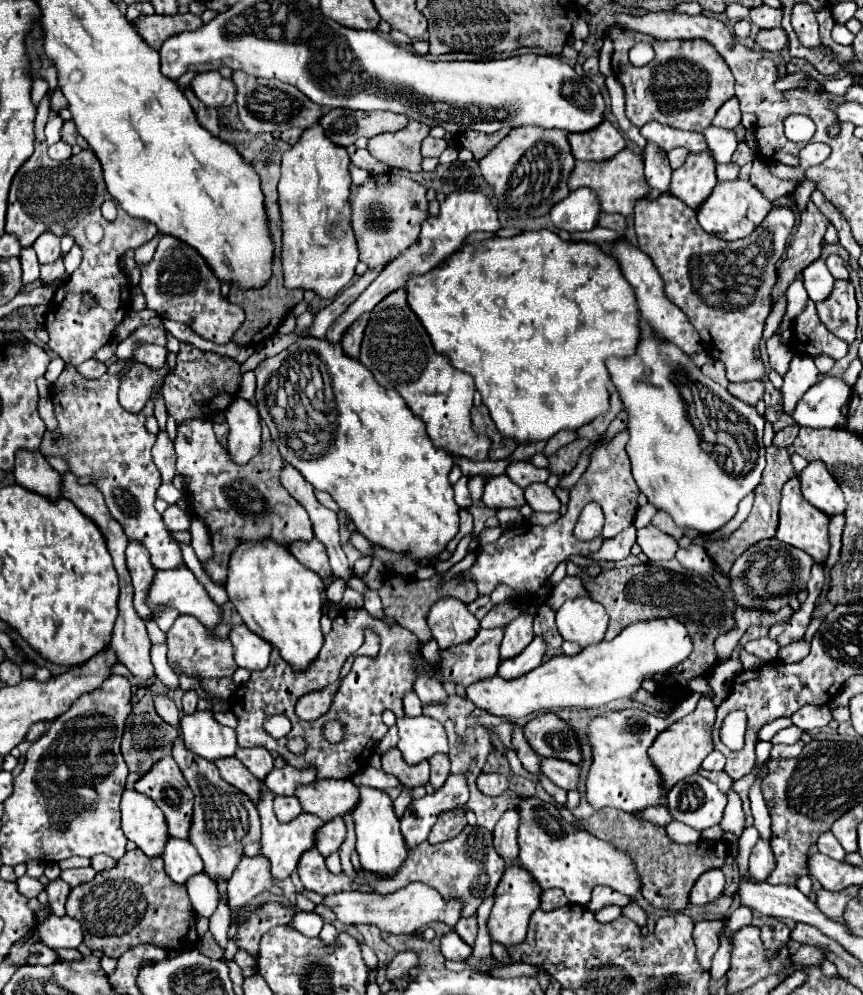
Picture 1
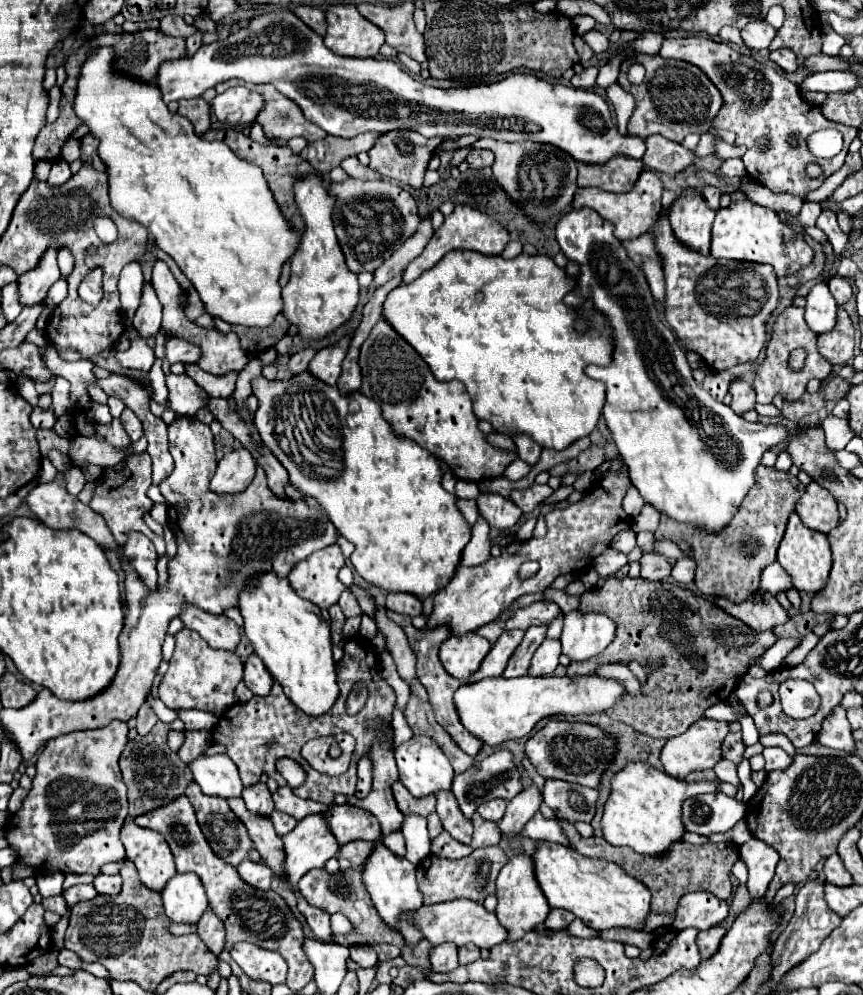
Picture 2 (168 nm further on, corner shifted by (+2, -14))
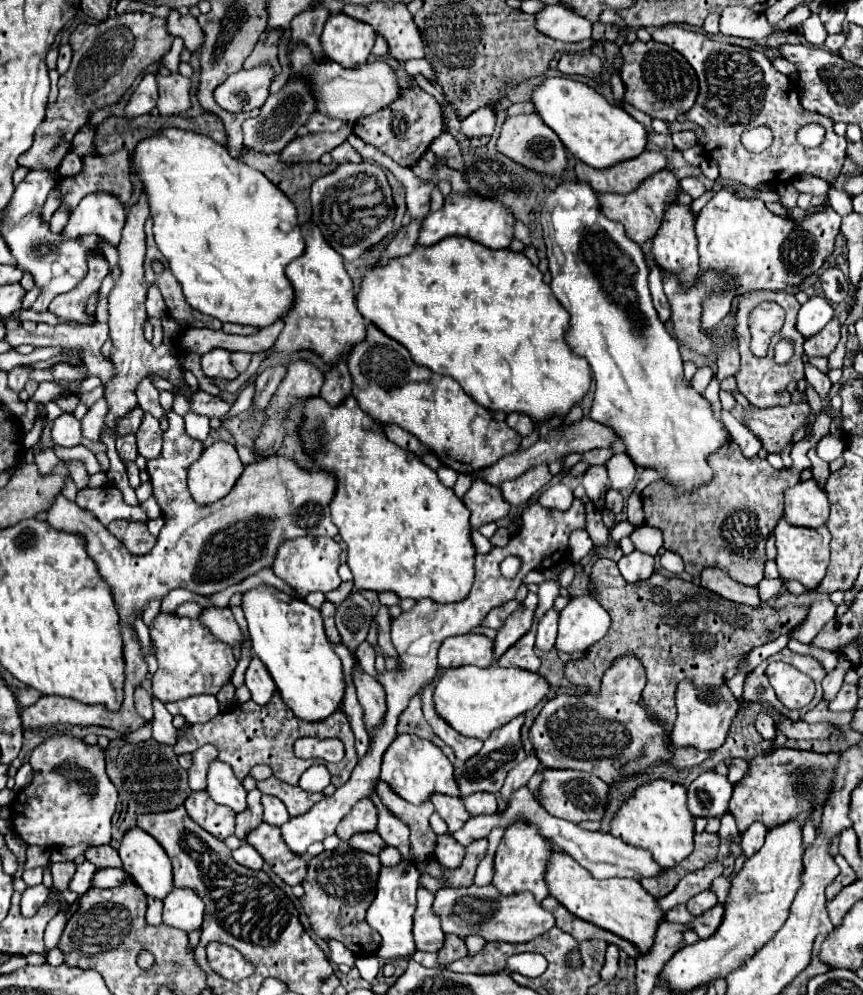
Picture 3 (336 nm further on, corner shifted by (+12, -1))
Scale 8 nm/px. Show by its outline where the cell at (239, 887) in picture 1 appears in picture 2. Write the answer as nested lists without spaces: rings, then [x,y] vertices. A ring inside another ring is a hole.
[[[243,860],[237,866],[239,876],[249,884],[255,886],[259,890],[269,890],[271,880],[273,880],[273,870],[269,866],[265,866],[263,862],[251,862],[251,860]]]

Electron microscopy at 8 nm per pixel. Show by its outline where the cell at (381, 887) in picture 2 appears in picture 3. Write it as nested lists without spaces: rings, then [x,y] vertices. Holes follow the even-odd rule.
[[[399,861],[393,867],[381,865],[381,873],[377,879],[377,893],[367,909],[367,923],[377,929],[383,937],[381,947],[377,955],[381,959],[395,959],[395,957],[407,957],[415,951],[413,941],[413,915],[417,907],[417,881],[419,881],[419,869],[415,865],[405,865],[405,861]]]

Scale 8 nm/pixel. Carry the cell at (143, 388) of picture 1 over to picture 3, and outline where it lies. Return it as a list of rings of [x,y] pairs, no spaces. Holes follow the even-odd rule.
[[[137,407],[133,409],[133,413],[127,413],[125,417],[119,417],[117,419],[117,431],[121,435],[127,435],[127,433],[137,433],[139,425],[141,425],[141,419],[143,419],[143,409]]]

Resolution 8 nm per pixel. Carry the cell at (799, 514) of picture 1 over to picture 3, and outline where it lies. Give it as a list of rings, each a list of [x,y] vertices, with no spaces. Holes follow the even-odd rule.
[[[781,519],[773,531],[775,535],[775,545],[777,545],[777,569],[779,575],[787,581],[795,579],[799,583],[803,583],[807,589],[815,589],[823,575],[825,569],[829,565],[829,531],[827,527],[817,527],[817,529],[803,529],[797,525],[787,525],[785,519]]]

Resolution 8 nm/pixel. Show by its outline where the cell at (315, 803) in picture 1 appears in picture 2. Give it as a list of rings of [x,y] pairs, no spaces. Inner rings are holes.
[[[331,806],[331,810],[327,810],[327,814],[323,814],[323,818],[327,818],[327,824],[331,826],[335,838],[341,844],[353,842],[353,840],[379,840],[381,838],[381,826],[377,822],[377,818],[367,812],[361,810],[357,806]]]

